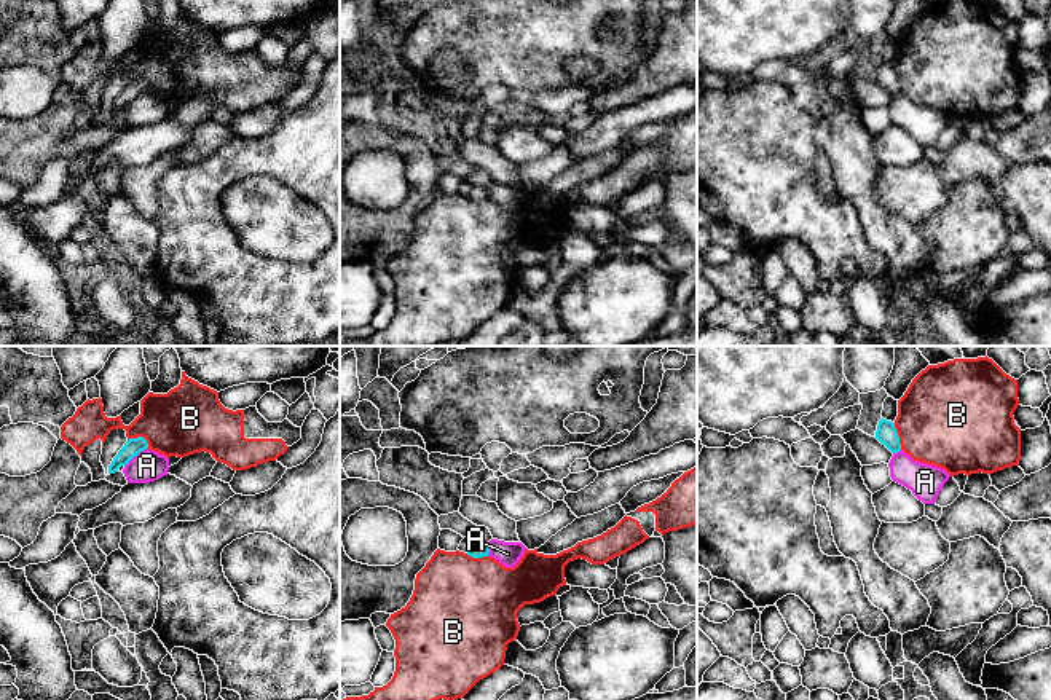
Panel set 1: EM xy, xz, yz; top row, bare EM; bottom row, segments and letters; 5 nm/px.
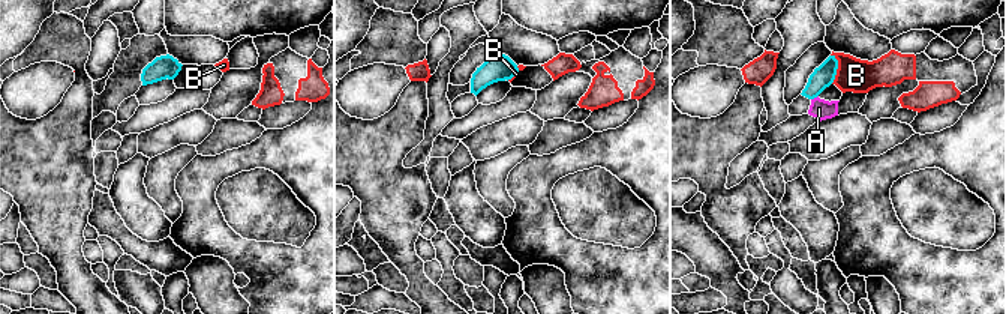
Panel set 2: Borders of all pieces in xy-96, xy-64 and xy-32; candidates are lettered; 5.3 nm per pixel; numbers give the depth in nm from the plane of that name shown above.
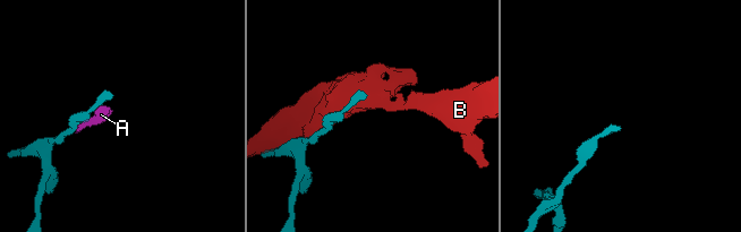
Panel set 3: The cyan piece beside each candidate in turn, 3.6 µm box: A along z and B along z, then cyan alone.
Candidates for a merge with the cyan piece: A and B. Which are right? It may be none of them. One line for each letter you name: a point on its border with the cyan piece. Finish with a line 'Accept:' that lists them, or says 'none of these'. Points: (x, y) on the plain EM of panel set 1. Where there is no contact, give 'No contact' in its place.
Accept: none of these

